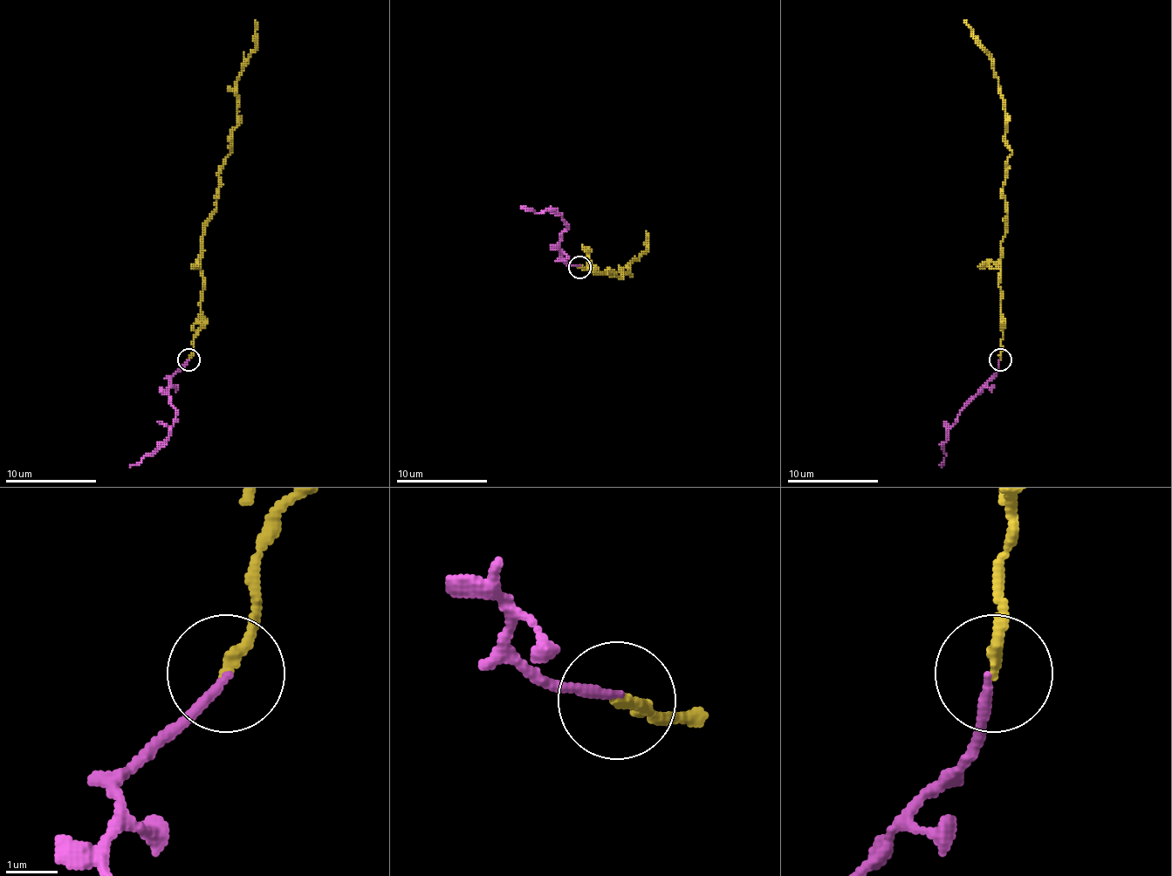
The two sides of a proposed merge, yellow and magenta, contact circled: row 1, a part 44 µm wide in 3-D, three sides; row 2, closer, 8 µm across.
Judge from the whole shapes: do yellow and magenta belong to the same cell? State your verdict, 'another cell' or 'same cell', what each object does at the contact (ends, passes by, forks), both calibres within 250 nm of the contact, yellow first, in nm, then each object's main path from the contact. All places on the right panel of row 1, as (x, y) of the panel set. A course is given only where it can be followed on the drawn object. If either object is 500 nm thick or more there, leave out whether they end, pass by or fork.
same cell; yellow ends there; magenta ends there; 220 nm thick on the yellow side, 170 nm on the other; yellow runs (1001, 359), (1001, 242), (1005, 235), (1005, 168), (1012, 150), (1005, 139), (994, 61), (964, 20); magenta runs (998, 359), (998, 371), (960, 412), (949, 435), (942, 467)

